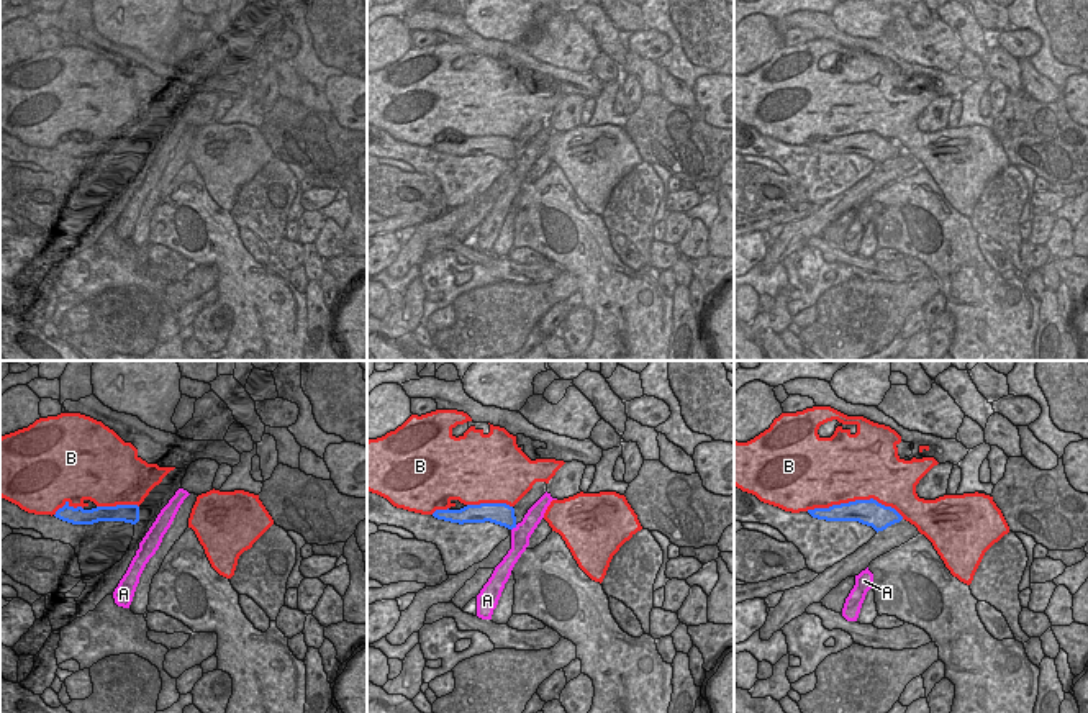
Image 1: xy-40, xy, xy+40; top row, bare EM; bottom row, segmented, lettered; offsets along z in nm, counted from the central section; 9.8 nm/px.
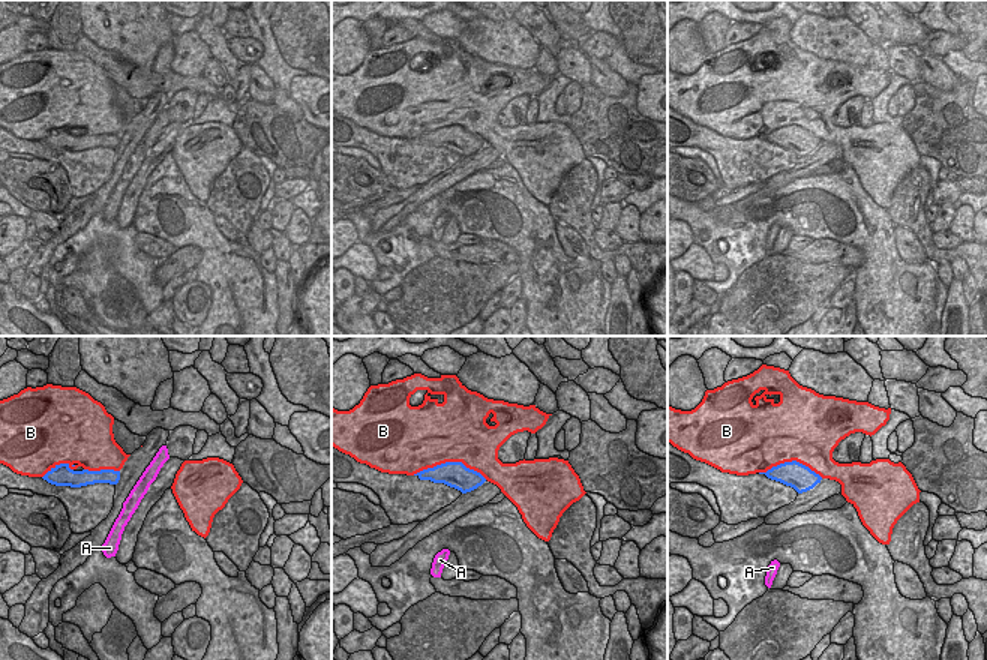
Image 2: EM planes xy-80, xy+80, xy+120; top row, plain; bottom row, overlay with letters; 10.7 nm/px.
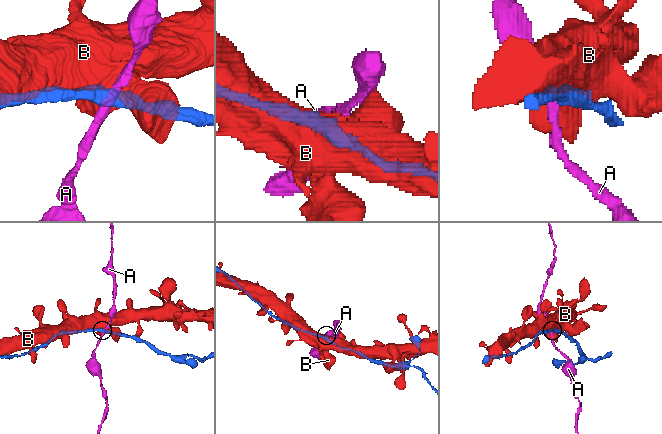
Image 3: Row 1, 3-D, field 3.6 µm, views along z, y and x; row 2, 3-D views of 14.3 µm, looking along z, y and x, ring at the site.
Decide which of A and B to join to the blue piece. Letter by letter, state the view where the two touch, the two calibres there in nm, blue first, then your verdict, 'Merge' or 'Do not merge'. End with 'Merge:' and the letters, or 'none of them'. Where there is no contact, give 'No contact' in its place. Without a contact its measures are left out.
A: Touches blue in xy. Thickness 220 nm (blue) against 190 nm. Do not merge
B: Touches blue in xy+40. Thickness 260 nm (blue) against 500 nm. Do not merge
Merge: none of them.

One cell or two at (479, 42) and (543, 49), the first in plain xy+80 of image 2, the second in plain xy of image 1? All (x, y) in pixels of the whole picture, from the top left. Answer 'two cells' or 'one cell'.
one cell

